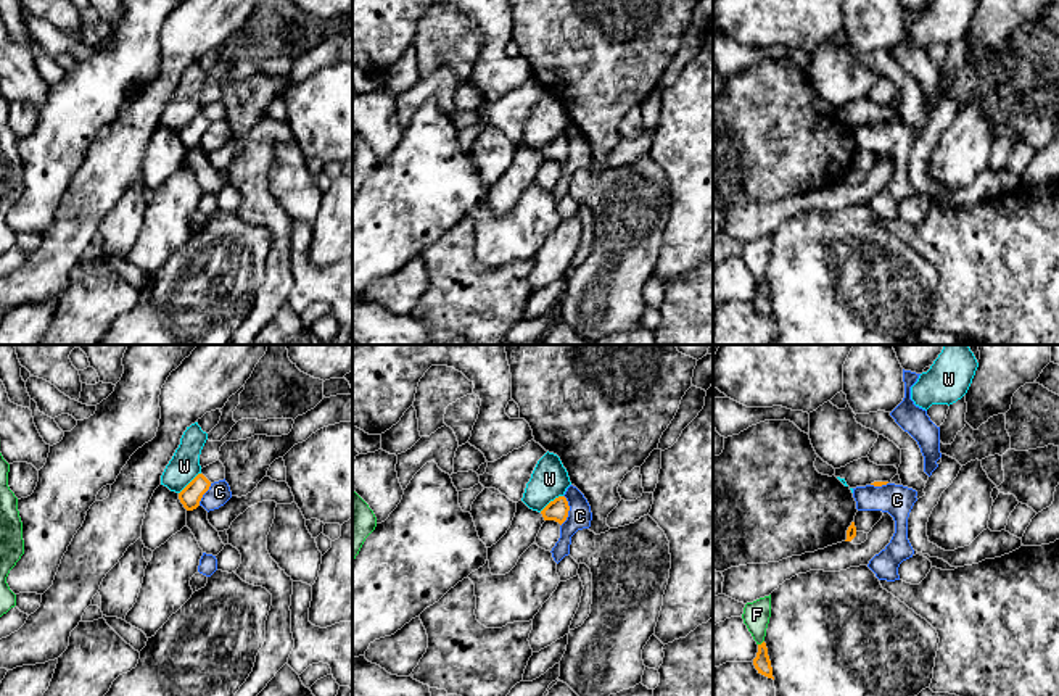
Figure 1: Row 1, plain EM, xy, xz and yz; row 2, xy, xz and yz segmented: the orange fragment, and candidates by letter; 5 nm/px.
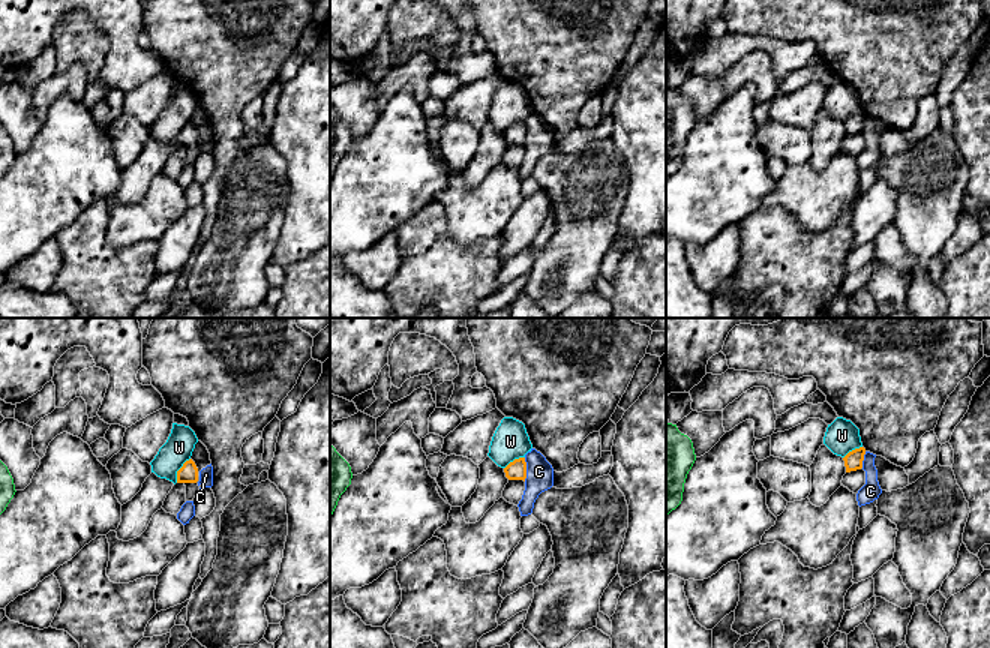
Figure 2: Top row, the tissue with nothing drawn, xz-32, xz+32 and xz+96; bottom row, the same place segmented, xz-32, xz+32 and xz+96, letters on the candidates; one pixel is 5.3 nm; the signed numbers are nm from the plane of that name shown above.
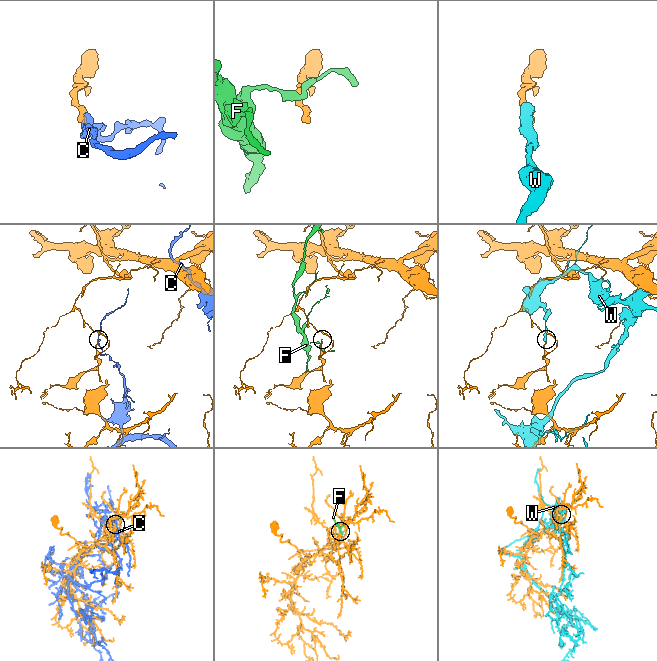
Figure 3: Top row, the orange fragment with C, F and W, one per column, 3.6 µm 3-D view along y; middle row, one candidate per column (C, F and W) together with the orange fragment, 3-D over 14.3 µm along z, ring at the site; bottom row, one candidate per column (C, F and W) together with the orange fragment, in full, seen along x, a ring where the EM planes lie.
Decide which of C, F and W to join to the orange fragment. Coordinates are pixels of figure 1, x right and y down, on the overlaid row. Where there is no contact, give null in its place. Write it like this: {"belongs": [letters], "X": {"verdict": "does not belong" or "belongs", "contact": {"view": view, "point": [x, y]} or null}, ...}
{"belongs": [], "C": {"verdict": "does not belong", "contact": {"view": "xz", "point": [568, 509]}}, "F": {"verdict": "does not belong", "contact": {"view": "yz", "point": [762, 643]}}, "W": {"verdict": "does not belong", "contact": {"view": "xz", "point": [551, 501]}}}

